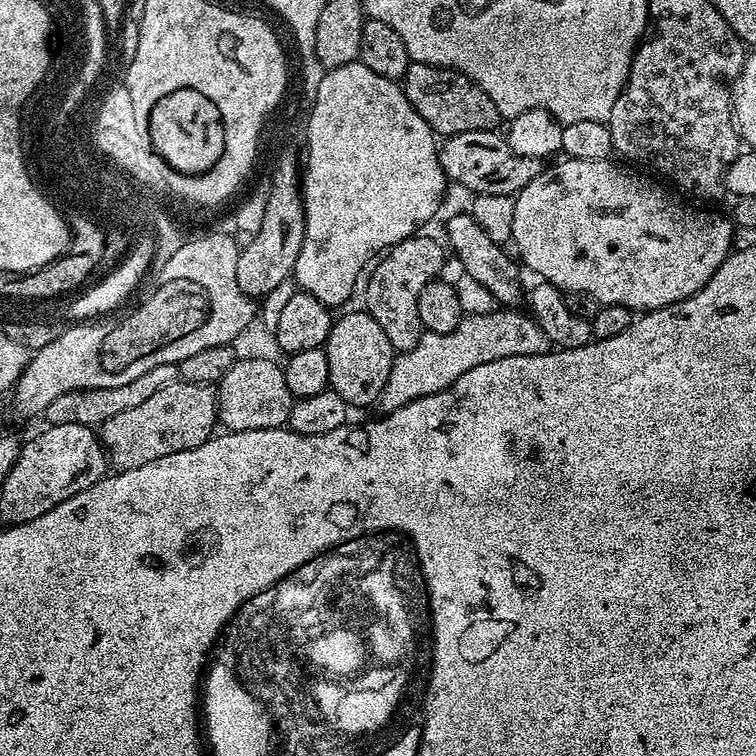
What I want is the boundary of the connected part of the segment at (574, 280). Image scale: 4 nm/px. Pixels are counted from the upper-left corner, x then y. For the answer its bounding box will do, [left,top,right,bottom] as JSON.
[511,158,734,314]

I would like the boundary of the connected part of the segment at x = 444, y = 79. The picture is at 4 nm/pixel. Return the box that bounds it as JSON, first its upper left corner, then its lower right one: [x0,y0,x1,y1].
[402,63,502,138]

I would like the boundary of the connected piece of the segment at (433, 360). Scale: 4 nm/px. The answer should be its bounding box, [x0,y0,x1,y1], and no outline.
[378,309,552,413]

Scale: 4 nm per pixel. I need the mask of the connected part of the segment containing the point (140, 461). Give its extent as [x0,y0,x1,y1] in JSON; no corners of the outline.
[98,379,218,472]

